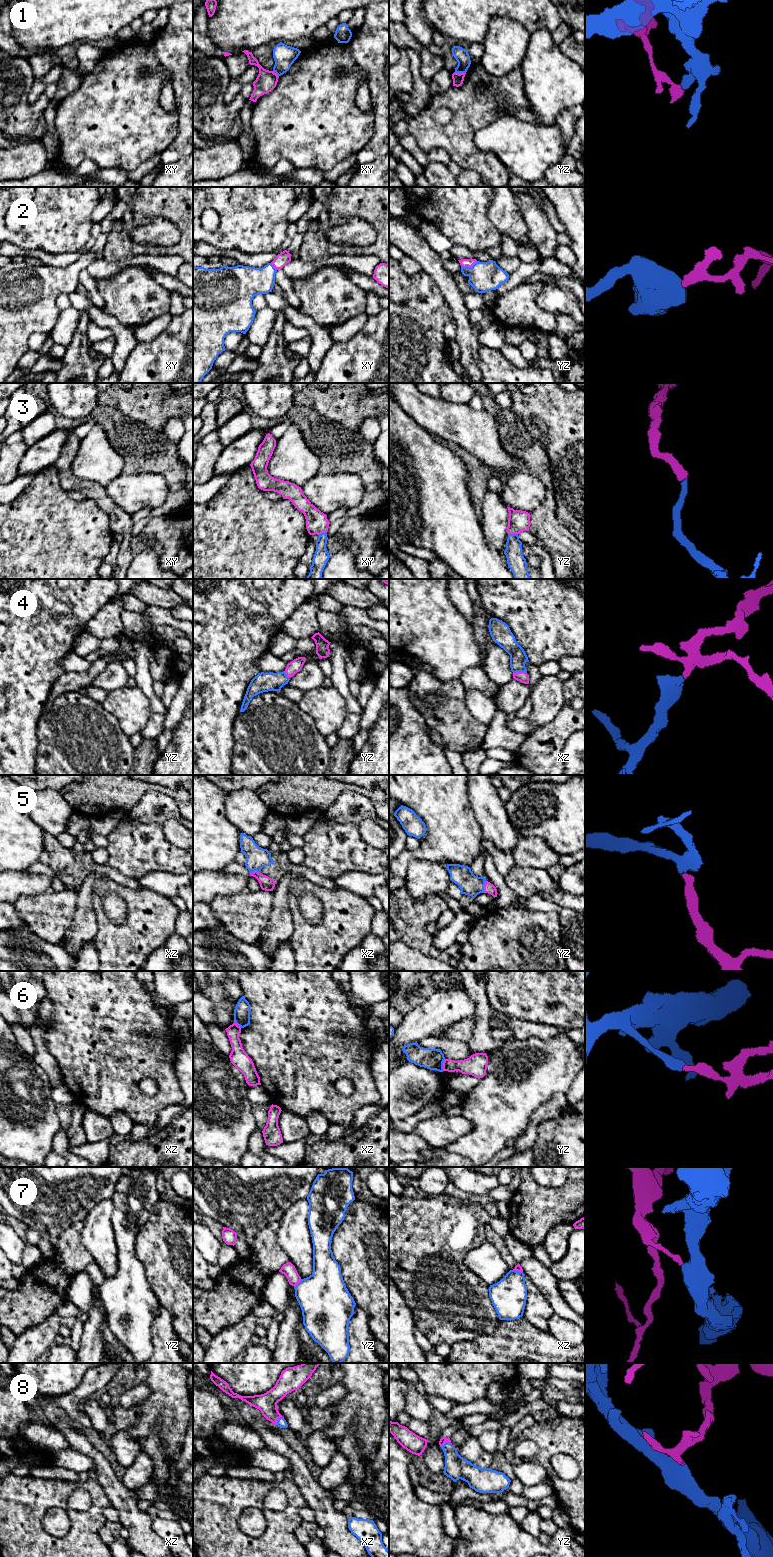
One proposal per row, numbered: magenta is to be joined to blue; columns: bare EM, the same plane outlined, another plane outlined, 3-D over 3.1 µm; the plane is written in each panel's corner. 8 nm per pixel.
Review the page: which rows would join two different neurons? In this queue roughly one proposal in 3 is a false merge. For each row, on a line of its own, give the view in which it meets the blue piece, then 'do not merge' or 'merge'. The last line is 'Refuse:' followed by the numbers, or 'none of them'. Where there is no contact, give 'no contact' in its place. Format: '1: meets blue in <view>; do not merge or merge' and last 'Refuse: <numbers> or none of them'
1: meets blue in yz; do not merge
2: meets blue in yz; merge
3: meets blue in yz; merge
4: meets blue in xz; merge
5: meets blue in yz; merge
6: meets blue in yz; do not merge
7: meets blue in yz; do not merge
8: meets blue in yz; merge
Refuse: 1, 6, 7

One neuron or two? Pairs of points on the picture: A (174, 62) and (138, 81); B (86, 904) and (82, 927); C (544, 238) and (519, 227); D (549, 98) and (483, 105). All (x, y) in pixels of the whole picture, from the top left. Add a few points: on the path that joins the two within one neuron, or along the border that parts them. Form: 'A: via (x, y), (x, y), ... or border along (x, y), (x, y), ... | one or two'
A: border along (154, 45), (156, 58), (171, 79) | two
B: via (84, 910), (84, 921) | one
C: border along (519, 209), (526, 225), (528, 239), (534, 246) | two
D: border along (522, 77), (523, 92), (528, 101), (528, 108) | two

